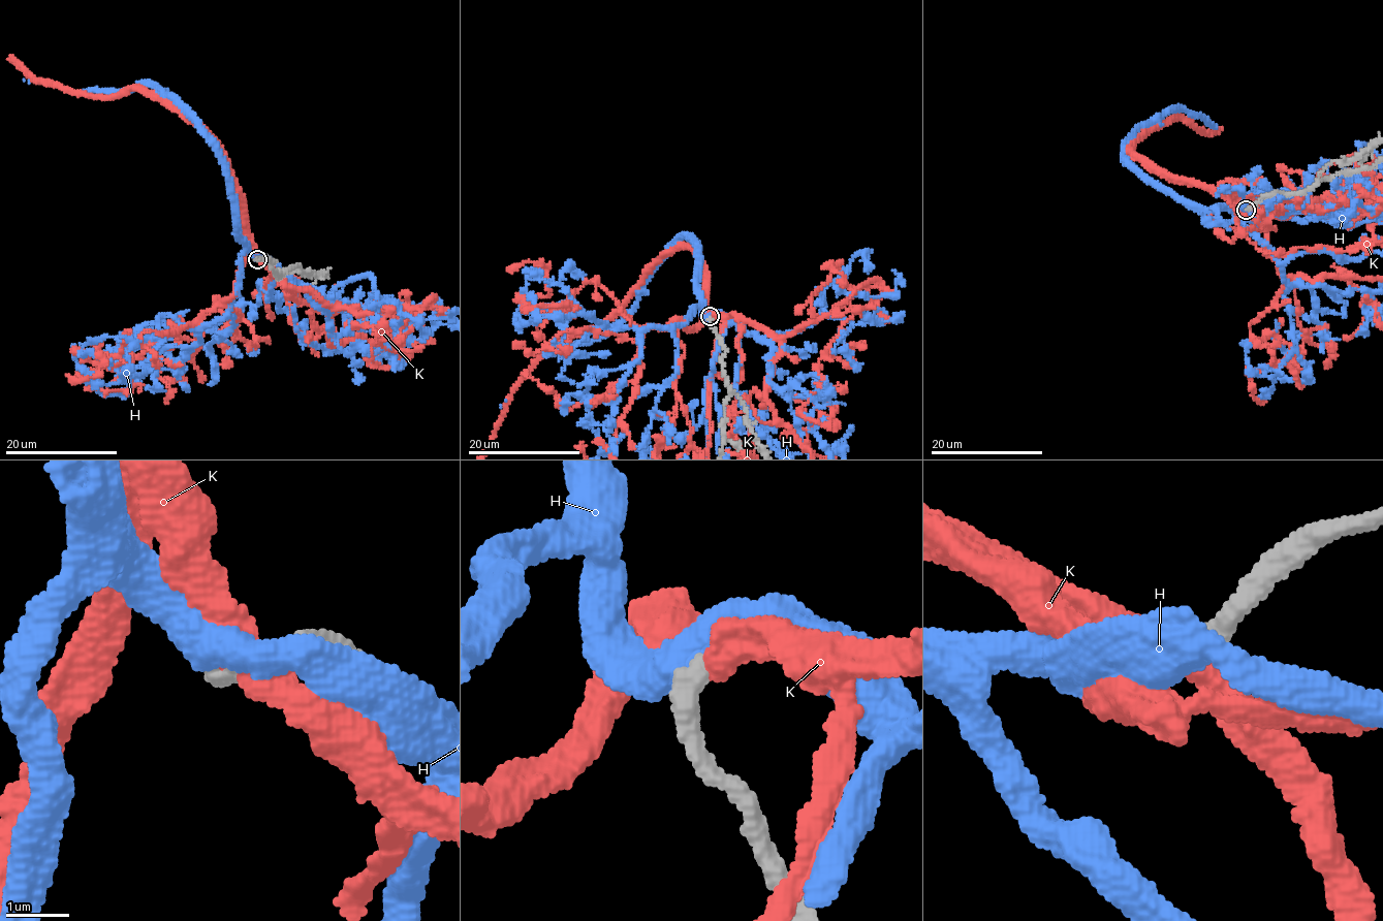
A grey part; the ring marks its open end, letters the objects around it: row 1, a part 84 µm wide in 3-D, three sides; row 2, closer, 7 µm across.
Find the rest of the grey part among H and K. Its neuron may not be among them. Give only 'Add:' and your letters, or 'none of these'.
Add: none of these

